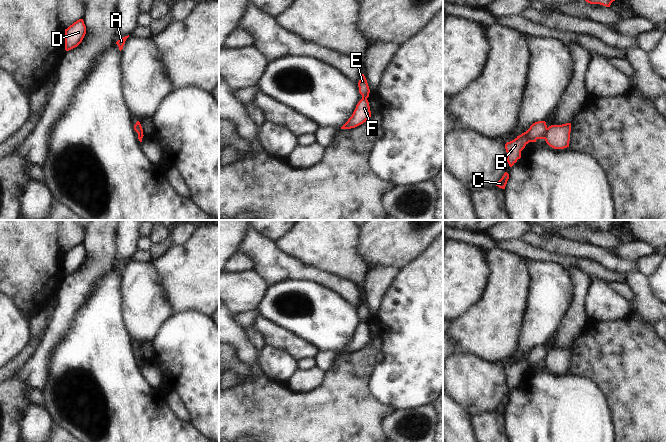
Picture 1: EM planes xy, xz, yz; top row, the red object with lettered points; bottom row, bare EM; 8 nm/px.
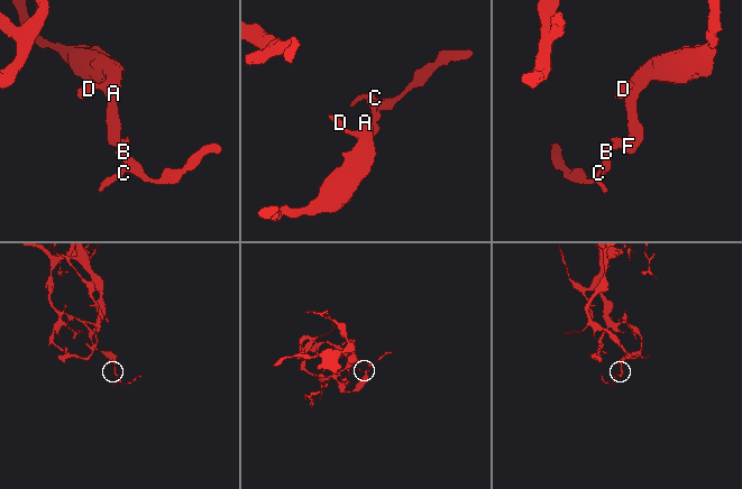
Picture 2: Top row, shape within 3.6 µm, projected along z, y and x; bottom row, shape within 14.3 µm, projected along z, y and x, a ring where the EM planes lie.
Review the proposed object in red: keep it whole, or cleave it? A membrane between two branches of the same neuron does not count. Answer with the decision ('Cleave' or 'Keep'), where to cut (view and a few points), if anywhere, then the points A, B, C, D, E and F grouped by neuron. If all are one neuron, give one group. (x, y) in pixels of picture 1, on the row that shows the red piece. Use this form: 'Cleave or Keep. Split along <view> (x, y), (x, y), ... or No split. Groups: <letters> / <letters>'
Cleave. Split along yz (547, 128), (544, 138). Groups: A D F / B C E.

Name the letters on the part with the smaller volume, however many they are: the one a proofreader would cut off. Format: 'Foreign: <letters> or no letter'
Foreign: B, C, E.

